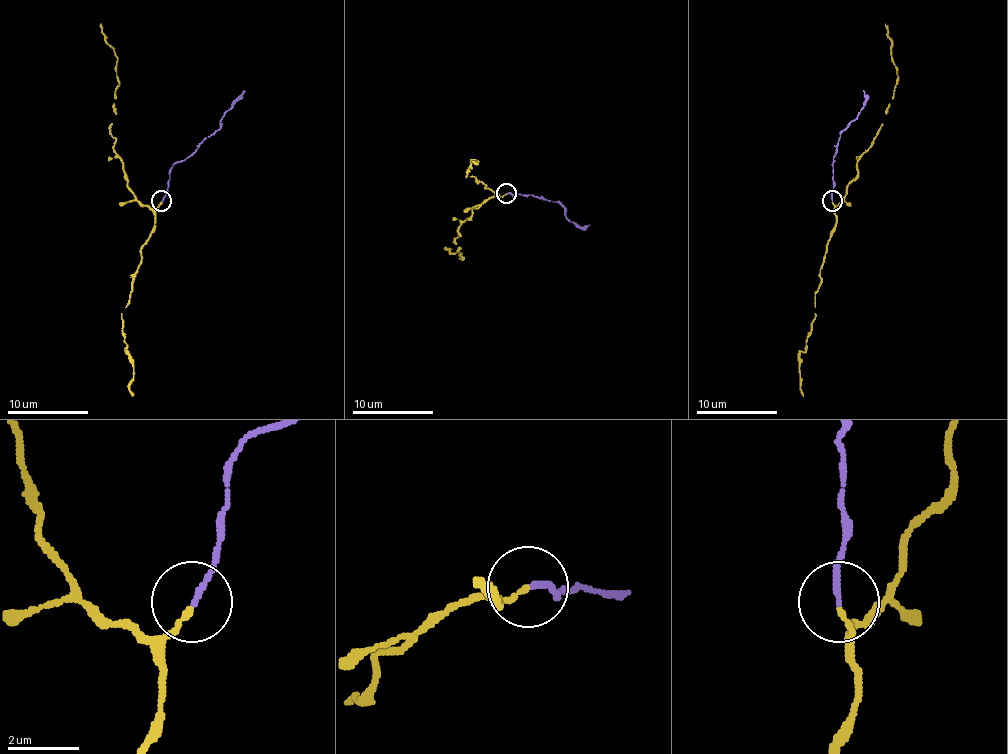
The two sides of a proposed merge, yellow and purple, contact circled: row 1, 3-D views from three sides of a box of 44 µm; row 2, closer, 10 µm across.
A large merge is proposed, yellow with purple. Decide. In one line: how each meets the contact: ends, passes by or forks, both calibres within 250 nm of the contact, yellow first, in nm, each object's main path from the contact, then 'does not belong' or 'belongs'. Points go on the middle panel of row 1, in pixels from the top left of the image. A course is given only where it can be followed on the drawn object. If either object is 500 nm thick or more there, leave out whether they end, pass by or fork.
yellow ends | purple ends | 130/160 nm | yellow via (505, 194), (473, 208), (457, 230), (455, 238), (463, 258), (445, 246) | purple via (505, 194), (530, 194), (558, 202), (572, 222), (580, 226), (588, 224) | belongs

